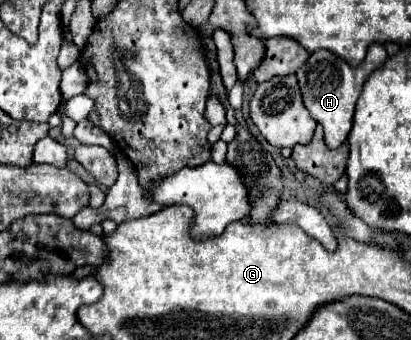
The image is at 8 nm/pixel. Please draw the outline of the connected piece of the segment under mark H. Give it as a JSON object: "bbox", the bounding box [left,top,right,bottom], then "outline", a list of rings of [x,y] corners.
{"bbox":[297,44,387,148],"outline":[[[373,44],[373,46],[369,46],[363,64],[357,66],[357,68],[351,68],[351,66],[347,66],[347,62],[343,62],[333,52],[317,50],[297,70],[299,72],[299,88],[301,88],[303,104],[309,110],[309,114],[323,126],[325,144],[329,148],[337,148],[347,140],[351,124],[353,124],[355,104],[357,104],[357,98],[359,98],[359,94],[363,90],[363,84],[365,84],[367,76],[385,62],[385,58],[387,58],[385,48],[381,44]]]}

